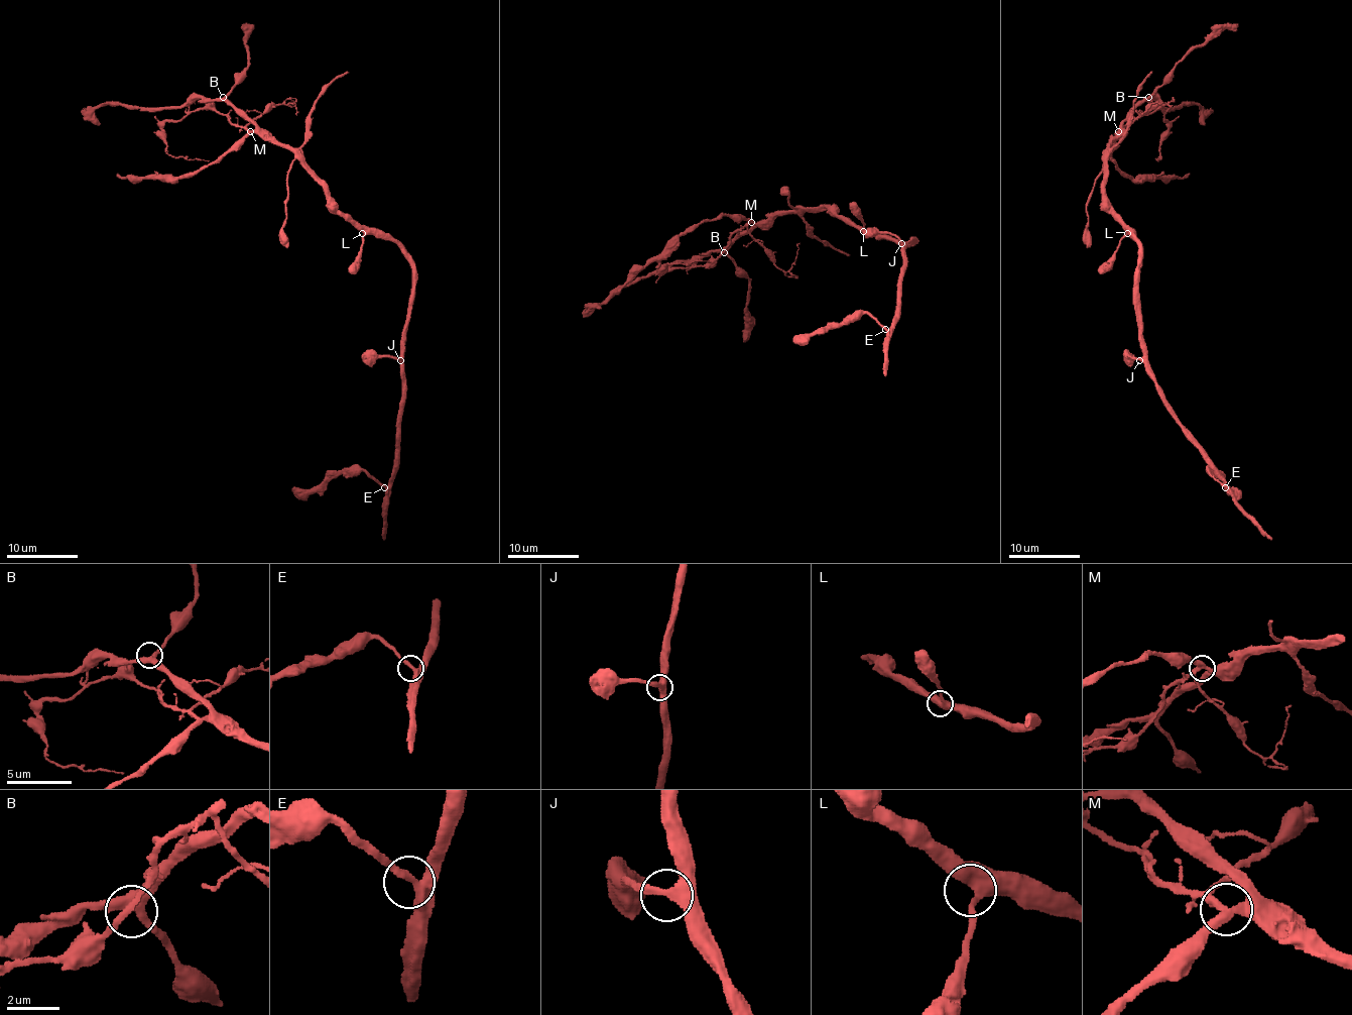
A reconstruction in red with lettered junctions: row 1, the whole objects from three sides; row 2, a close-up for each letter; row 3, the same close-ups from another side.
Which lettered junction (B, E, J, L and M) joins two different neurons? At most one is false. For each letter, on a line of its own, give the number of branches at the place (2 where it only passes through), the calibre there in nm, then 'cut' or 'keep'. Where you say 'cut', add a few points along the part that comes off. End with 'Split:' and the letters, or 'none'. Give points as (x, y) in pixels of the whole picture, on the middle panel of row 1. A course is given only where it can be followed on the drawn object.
B: branches 3; calibre 360 nm; keep
E: branches 3; calibre 280 nm; keep
J: branches 3; calibre 300 nm; keep
L: branches 3; calibre 440 nm; keep
M: branches 4; calibre 320 nm; cut; course (750, 222), (736, 231), (713, 259), (664, 270), (670, 263), (710, 261)
Split: M

